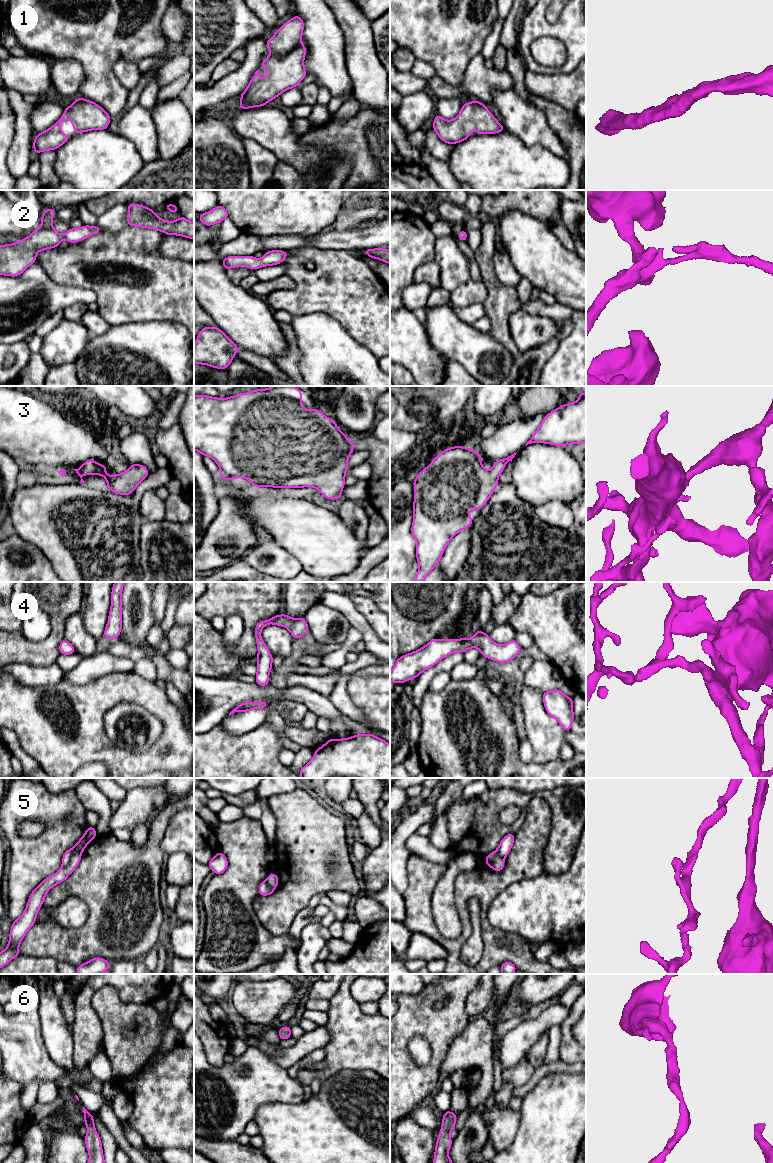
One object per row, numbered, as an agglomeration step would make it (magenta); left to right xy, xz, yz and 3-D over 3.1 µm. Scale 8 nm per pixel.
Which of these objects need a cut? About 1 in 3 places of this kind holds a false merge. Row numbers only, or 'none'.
5

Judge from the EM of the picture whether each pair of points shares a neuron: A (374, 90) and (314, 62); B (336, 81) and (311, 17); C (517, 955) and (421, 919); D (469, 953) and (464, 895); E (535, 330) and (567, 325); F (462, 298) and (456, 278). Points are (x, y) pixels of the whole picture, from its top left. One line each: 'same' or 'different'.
A: different
B: same
C: same
D: different
E: different
F: different

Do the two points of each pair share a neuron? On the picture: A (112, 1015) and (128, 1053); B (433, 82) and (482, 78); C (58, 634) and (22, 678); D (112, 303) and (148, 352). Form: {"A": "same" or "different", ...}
{"A": "same", "B": "same", "C": "different", "D": "different"}

